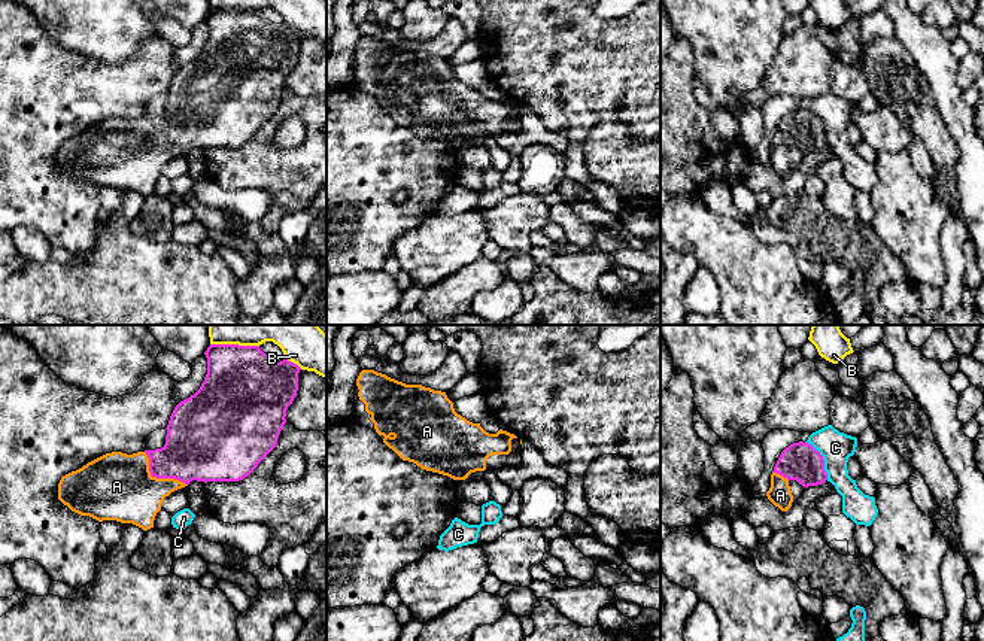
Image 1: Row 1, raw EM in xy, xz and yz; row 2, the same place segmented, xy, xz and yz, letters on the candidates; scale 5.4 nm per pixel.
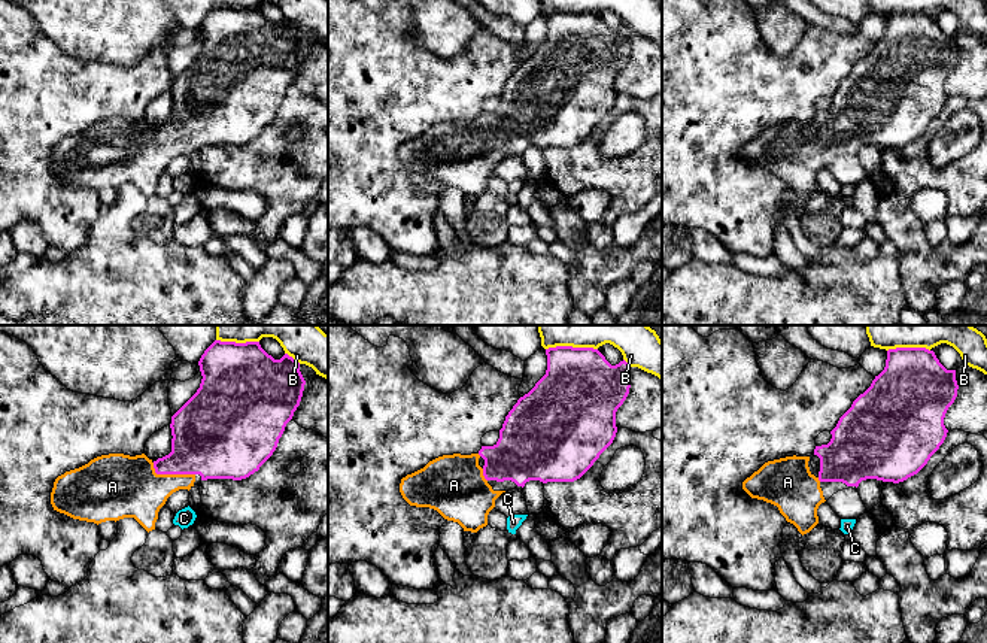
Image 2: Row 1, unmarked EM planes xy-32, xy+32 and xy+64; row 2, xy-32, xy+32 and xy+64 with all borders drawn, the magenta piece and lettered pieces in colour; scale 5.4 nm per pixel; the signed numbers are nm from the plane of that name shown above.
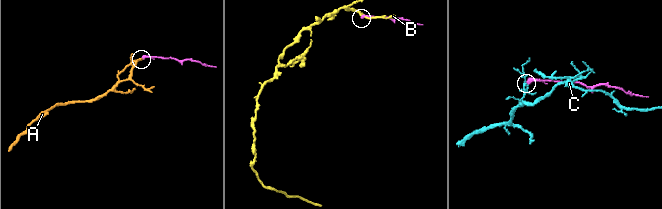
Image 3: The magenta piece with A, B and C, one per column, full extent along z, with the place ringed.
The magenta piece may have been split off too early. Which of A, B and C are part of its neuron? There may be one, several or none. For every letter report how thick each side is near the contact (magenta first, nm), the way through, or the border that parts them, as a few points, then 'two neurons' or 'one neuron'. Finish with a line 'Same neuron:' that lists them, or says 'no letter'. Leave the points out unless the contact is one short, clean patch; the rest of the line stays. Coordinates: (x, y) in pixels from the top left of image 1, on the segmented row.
A: 320 nm thick on the magenta side, 360 nm on the other; runs through xy (194, 450), (157, 477), (117, 486); one neuron
B: 380 nm thick on the magenta side, 280 nm on the other; two neurons
C: 200 nm thick on the magenta side, 170 nm on the other; border along yz (805, 441), (822, 456), (828, 479); two neurons
Same neuron: A

